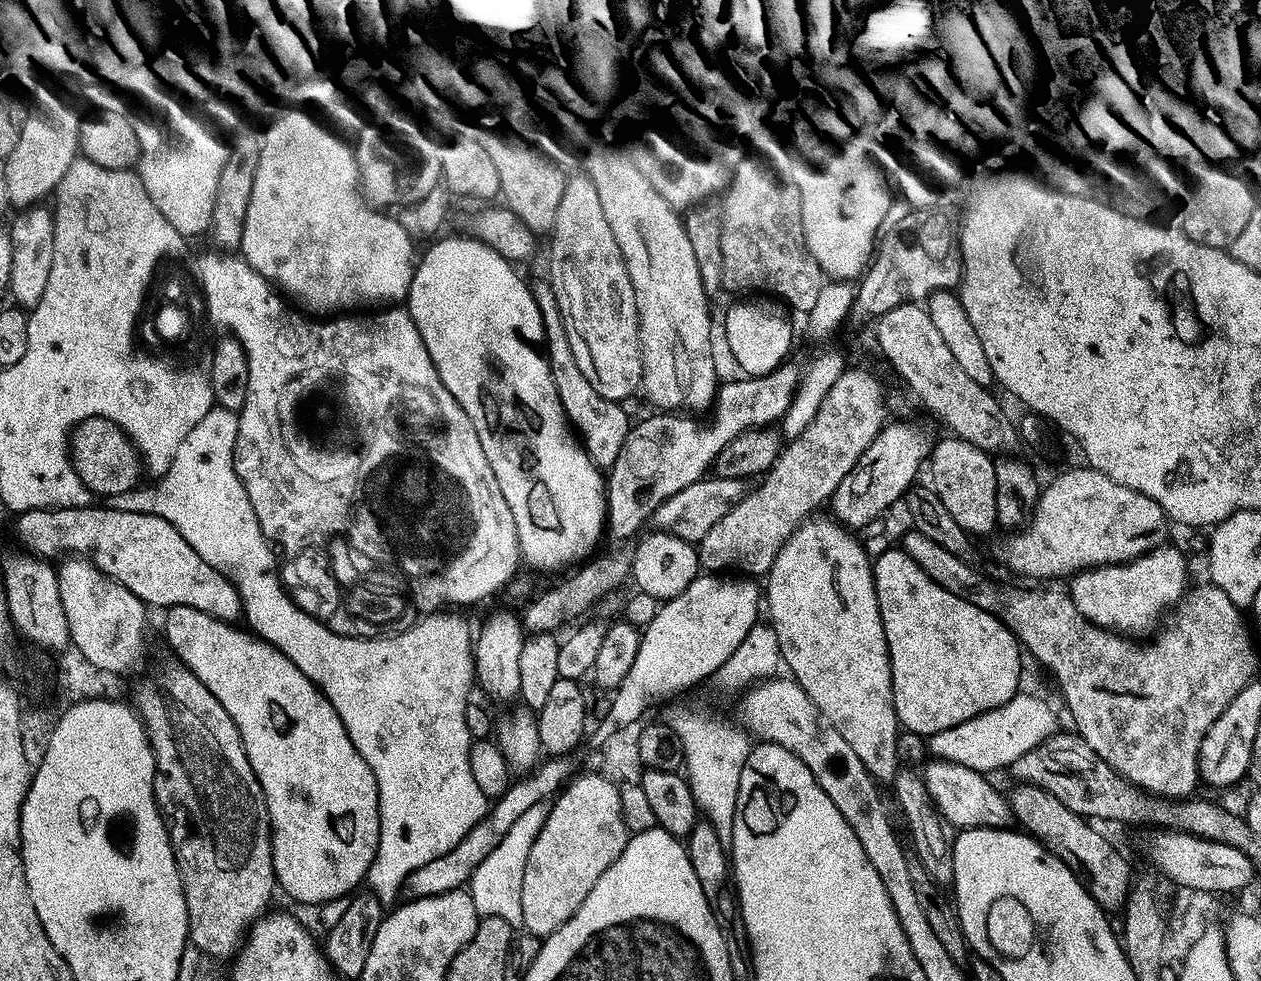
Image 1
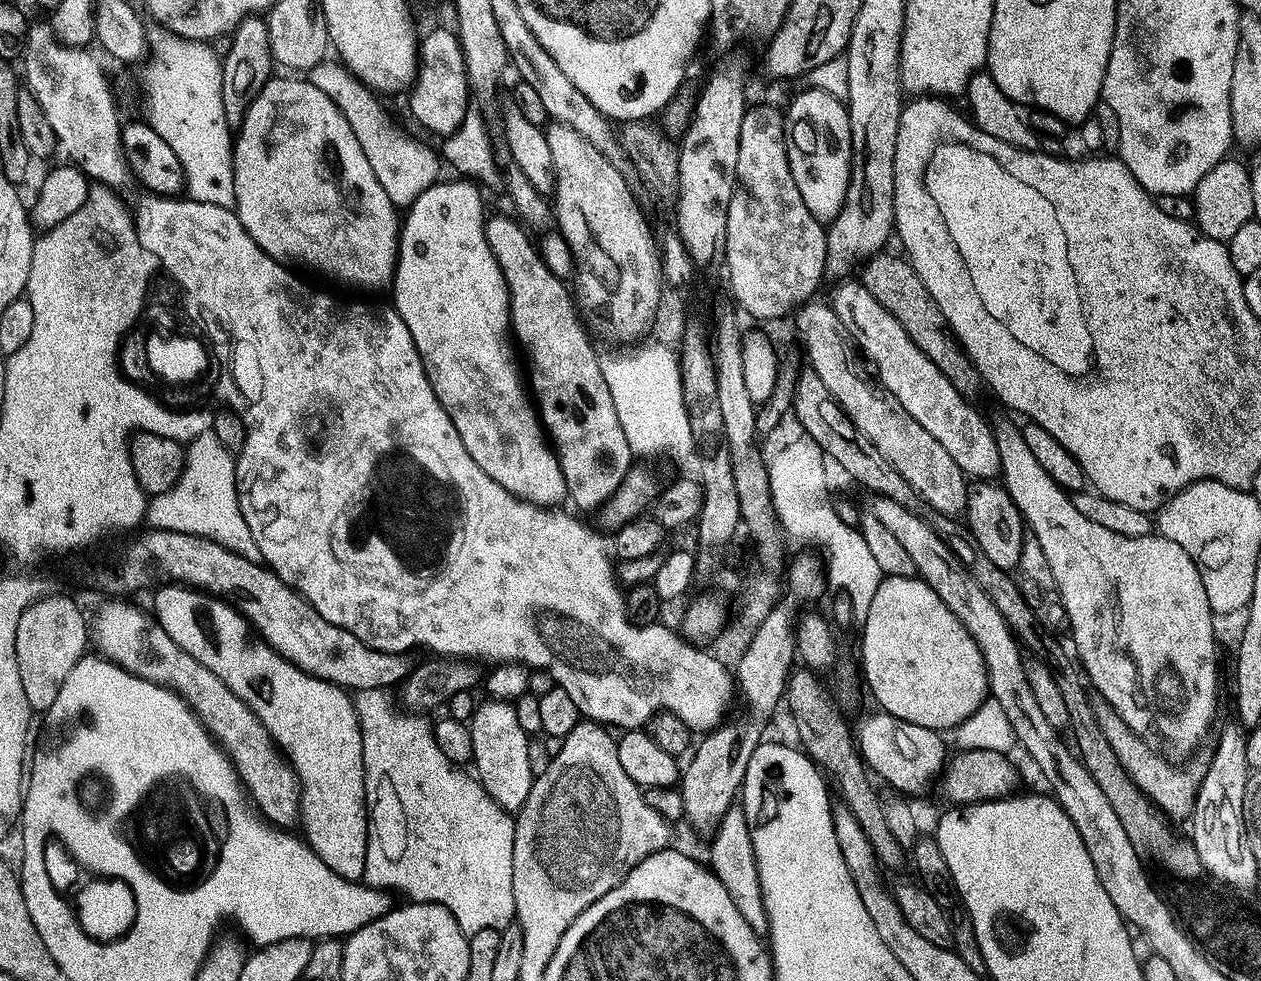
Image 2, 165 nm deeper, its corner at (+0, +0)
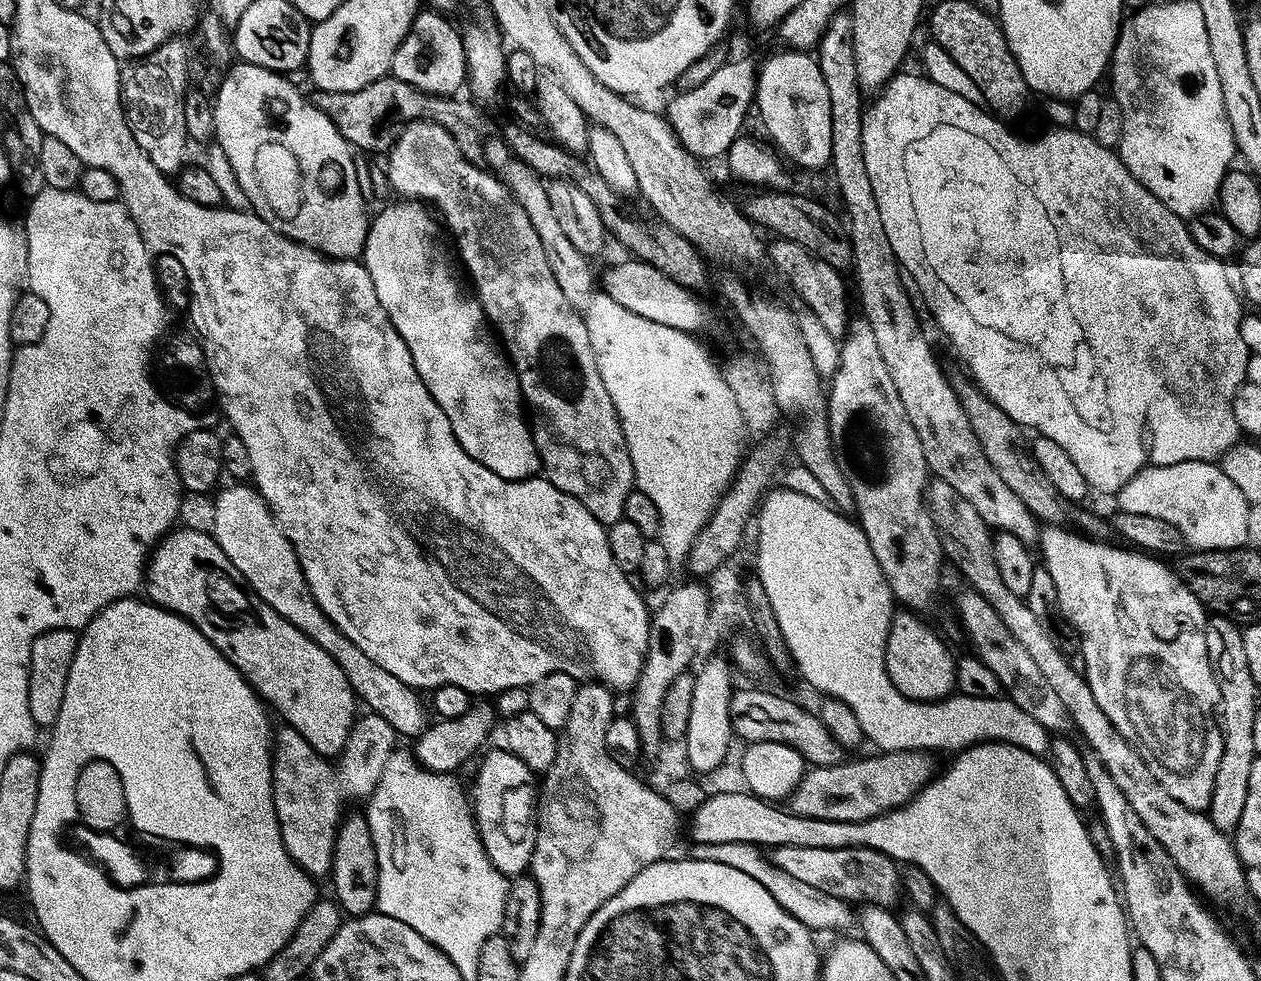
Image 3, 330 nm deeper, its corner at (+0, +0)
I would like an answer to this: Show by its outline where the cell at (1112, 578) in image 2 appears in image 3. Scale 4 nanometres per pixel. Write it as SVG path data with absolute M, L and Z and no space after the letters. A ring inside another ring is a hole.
M1048 526L1041 531L1038 541L1038 549L1044 555L1042 567L1048 571L1050 578L1054 578L1054 587L1058 590L1058 607L1060 613L1064 615L1065 620L1074 626L1074 630L1080 636L1080 653L1084 656L1084 667L1082 675L1088 679L1090 690L1094 690L1094 698L1098 706L1102 706L1102 711L1106 713L1106 718L1114 722L1118 734L1138 750L1142 762L1150 766L1150 774L1162 786L1166 786L1167 792L1182 802L1195 812L1204 812L1208 807L1210 798L1214 794L1214 777L1218 774L1218 762L1222 759L1222 750L1224 749L1224 739L1220 733L1220 722L1218 719L1218 709L1220 707L1220 691L1218 682L1212 673L1210 658L1206 654L1206 634L1204 628L1208 624L1208 616L1203 604L1194 594L1182 583L1180 576L1171 567L1168 568L1163 559L1141 550L1133 550L1128 546L1119 546L1115 548L1112 544L1103 544L1105 541L1100 538L1093 538L1081 534L1067 526Z

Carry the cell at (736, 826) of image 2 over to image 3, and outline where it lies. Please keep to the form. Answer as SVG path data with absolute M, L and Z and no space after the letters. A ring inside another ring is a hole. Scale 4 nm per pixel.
M742 843L706 844L701 847L700 856L703 860L732 866L761 882L762 886L769 890L770 896L791 916L798 918L800 922L805 924L809 931L818 932L818 930L835 928L836 931L840 932L838 934L845 937L853 940L864 939L862 918L859 911L856 911L851 903L823 893L814 886L805 884L805 882L792 877L788 872L773 866L759 847Z

